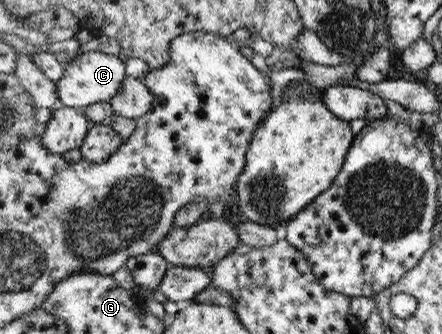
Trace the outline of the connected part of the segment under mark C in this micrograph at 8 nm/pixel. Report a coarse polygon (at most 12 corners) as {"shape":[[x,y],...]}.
{"shape":[[100,51],[70,61],[65,107],[85,110],[122,91],[126,61]]}

